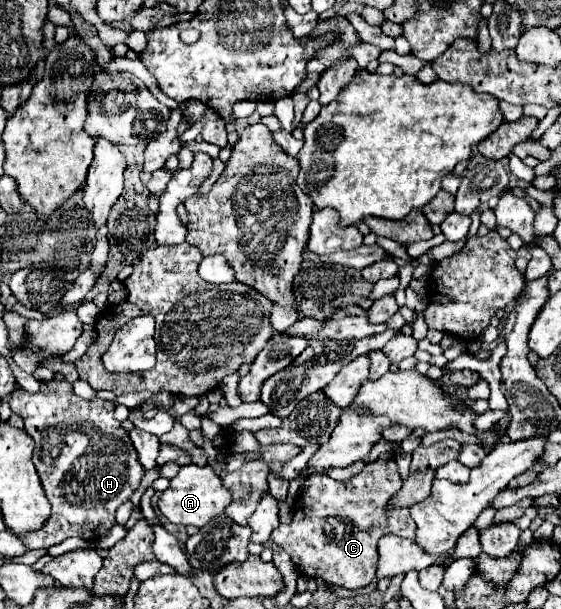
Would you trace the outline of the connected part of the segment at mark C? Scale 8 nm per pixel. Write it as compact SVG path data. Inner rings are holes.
M384 452L376 462L366 464L364 470L348 482L314 474L306 478L304 486L306 490L296 504L292 522L280 524L272 532L272 540L290 554L302 574L322 578L348 590L364 588L372 582L378 564L378 538L386 534L398 534L410 540L414 538L414 520L410 518L410 510L392 510L386 514L390 494L402 486L392 452Z

